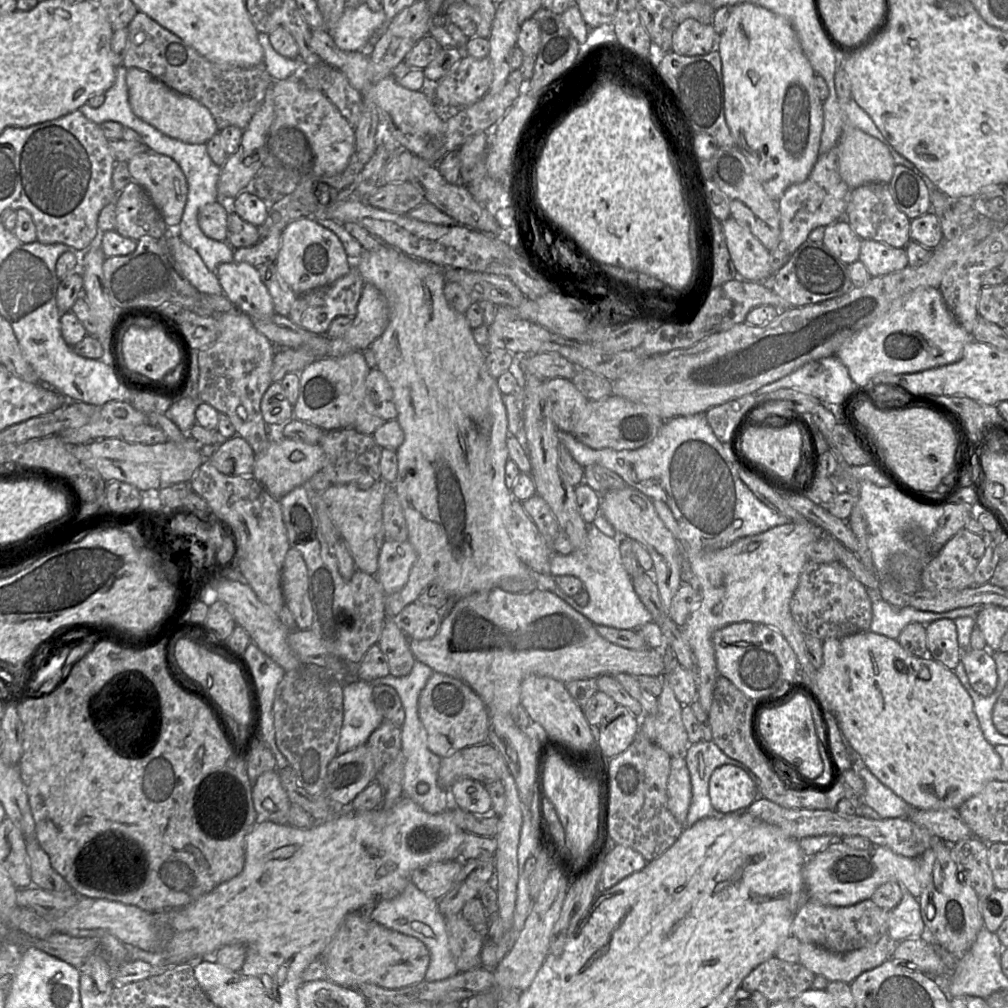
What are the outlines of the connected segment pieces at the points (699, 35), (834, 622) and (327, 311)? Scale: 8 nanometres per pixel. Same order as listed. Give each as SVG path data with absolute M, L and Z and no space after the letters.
M688 18L674 30L672 51L684 56L705 55L712 51L716 31L712 24L703 24Z
M838 561L805 564L790 601L790 611L804 635L822 642L869 631L872 621L872 601L866 587Z
M351 268L349 273L333 283L297 296L288 317L296 325L310 332L325 335L335 318L339 316L354 317L356 315L364 283L358 268Z

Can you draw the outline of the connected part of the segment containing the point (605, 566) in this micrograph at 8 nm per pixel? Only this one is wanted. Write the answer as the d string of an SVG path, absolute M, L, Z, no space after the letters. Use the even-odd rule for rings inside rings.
M598 513L593 523L588 524L587 544L584 548L574 550L569 555L552 554L549 575L540 574L531 569L531 576L536 580L537 589L557 595L595 625L636 630L651 622L652 616L634 591L632 578L623 566L619 537L621 536L607 519ZM565 575L575 576L582 581L583 589L589 595L589 602L585 607L578 606L572 597L566 595L558 587L555 577Z

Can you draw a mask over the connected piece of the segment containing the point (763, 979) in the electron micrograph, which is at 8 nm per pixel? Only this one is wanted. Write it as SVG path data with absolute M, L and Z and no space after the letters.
M772 957L755 967L741 982L740 987L748 991L759 991L770 1003L794 1000L812 987L815 974L800 963L790 963Z

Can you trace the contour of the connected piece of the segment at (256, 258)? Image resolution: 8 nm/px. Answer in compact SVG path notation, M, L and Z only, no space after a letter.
M282 231L273 232L250 247L235 248L233 259L236 262L246 262L255 267L259 267L264 263L275 262L281 240Z

